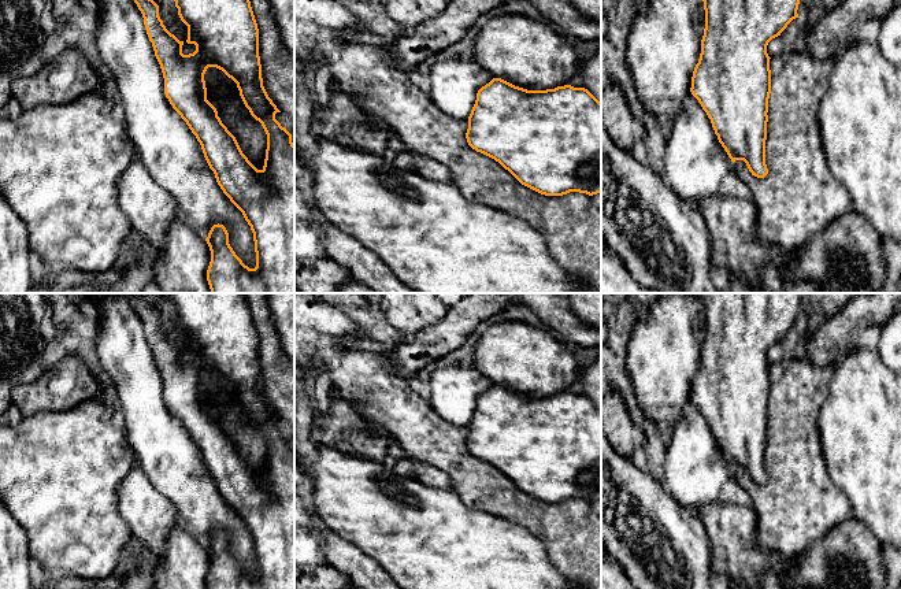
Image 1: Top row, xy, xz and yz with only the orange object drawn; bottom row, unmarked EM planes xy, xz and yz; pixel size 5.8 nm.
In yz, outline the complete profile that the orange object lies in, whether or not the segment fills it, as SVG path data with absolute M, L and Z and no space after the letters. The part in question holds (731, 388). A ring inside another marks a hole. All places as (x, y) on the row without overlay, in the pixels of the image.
M694 293L701 301L705 316L705 336L701 360L691 384L691 401L711 426L719 449L734 470L744 467L757 485L768 481L765 471L765 447L768 405L771 400L768 349L781 342L787 331L798 325L797 316L802 293Z

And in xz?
M493 385L477 400L466 445L541 501L601 500L601 410L585 394L527 397Z

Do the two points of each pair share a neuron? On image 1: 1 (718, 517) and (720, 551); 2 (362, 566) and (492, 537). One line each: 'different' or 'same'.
1: same
2: different

